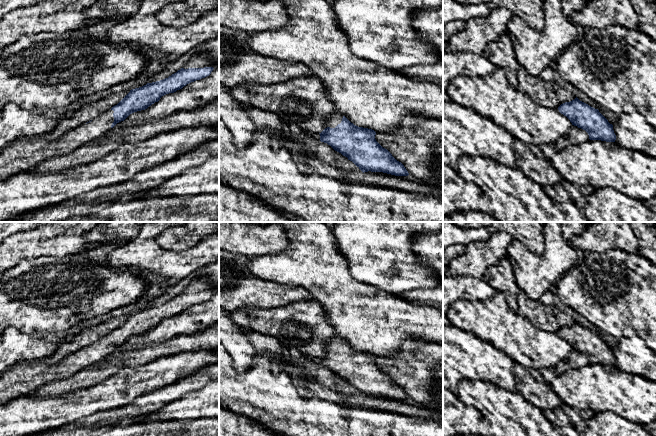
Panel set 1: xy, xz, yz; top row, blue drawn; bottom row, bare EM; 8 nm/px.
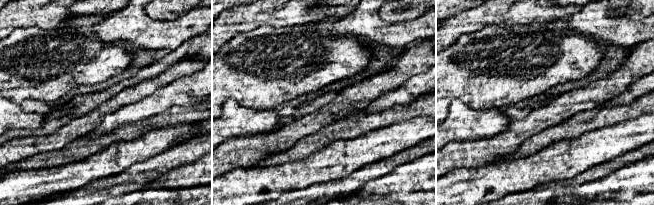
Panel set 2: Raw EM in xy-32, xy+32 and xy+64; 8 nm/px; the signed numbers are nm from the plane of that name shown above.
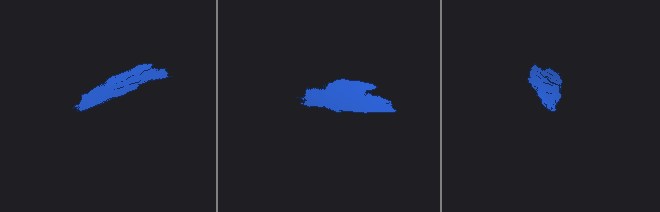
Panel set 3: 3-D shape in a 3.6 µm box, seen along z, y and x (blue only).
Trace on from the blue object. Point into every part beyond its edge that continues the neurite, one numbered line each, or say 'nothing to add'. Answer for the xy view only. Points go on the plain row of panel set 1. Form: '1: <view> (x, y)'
1: xy (201, 284)
2: xy (20, 380)

